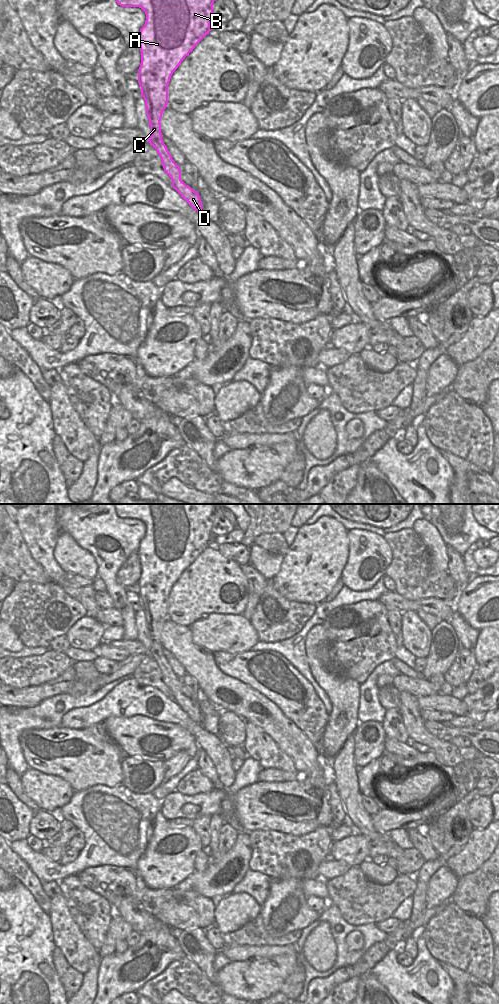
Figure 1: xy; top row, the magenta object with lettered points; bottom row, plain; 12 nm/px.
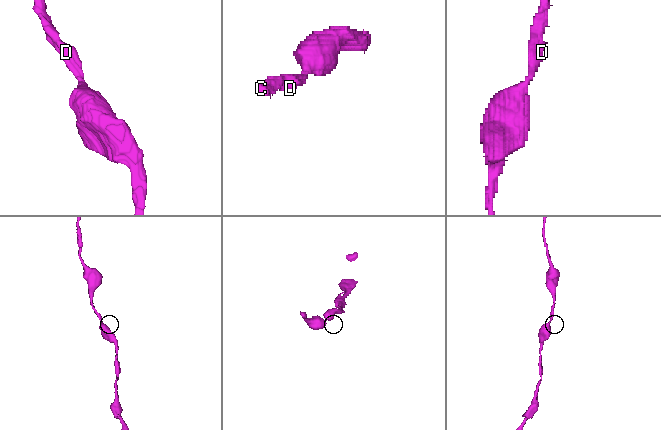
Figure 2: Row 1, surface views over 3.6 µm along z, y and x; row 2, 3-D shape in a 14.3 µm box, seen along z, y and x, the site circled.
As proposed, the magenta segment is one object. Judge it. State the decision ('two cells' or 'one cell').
one cell

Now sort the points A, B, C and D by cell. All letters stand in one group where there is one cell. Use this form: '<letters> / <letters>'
A B C D

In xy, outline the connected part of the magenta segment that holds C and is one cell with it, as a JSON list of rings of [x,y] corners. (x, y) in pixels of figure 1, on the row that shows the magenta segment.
[[[116,0],[122,7],[139,7],[146,14],[144,26],[140,29],[138,44],[141,52],[141,64],[138,69],[138,83],[141,97],[145,100],[146,115],[149,119],[152,135],[148,142],[159,154],[166,174],[172,180],[172,187],[197,212],[202,211],[202,201],[198,191],[181,180],[180,166],[172,159],[162,140],[161,118],[168,105],[168,85],[173,72],[193,51],[195,46],[210,32],[213,3],[215,0]]]

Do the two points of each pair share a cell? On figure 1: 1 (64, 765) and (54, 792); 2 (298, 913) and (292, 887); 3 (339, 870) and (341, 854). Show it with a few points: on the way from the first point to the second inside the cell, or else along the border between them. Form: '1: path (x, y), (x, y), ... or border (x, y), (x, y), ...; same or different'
1: border (37, 770), (62, 777), (74, 790); different
2: path (292, 907), (292, 893); same
3: border (329, 857), (335, 860), (343, 860), (350, 866); different

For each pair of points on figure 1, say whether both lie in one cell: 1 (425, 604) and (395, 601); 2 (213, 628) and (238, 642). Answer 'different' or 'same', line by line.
1: same
2: same

